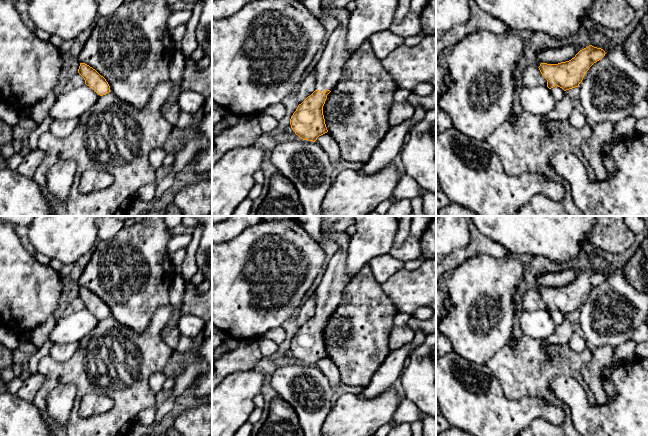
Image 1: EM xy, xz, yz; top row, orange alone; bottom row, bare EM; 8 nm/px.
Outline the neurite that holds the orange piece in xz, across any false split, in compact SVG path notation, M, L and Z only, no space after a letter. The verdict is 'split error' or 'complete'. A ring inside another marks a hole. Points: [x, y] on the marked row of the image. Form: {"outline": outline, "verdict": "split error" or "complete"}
{"outline": "M322 4L322 8L339 21L339 27L336 28L330 35L326 43L326 47L323 50L322 57L317 65L315 91L298 105L296 111L293 113L290 119L291 128L295 134L303 140L312 142L315 142L319 136L328 132L323 115L323 106L327 99L327 95L340 81L343 66L350 58L346 50L346 34L350 12L344 8L335 8L325 4Z", "verdict": "split error"}

